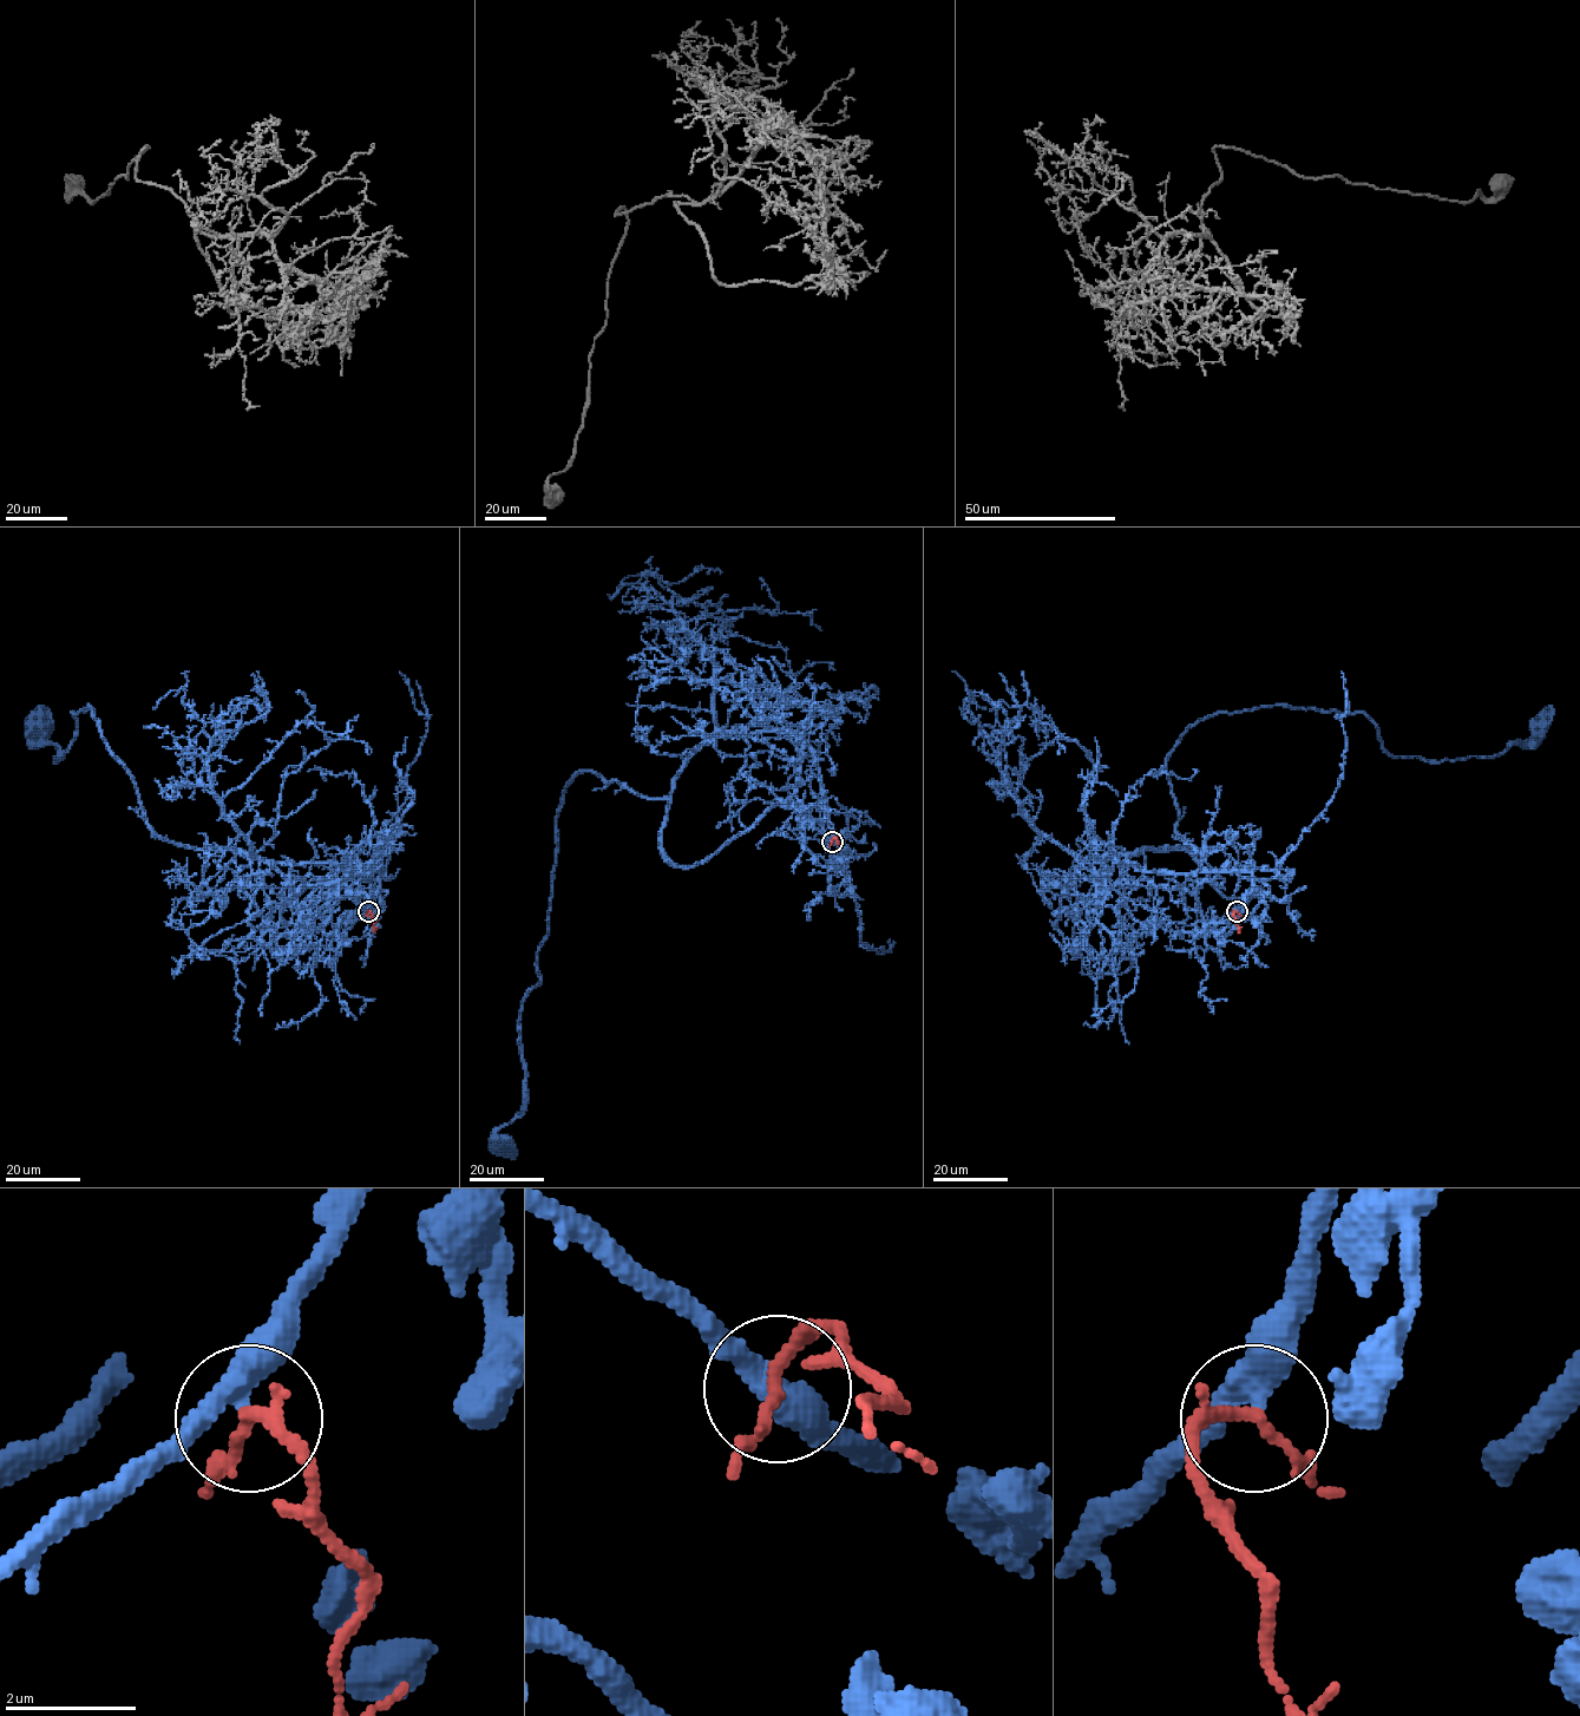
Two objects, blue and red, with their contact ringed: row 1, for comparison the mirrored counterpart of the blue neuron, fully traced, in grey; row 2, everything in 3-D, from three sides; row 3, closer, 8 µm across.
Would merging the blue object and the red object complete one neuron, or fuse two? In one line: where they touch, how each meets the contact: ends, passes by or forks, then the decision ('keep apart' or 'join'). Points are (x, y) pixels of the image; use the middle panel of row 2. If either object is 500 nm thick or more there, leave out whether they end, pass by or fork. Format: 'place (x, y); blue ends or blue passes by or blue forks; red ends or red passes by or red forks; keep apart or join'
place (832, 842); blue passes by; red passes by; join

